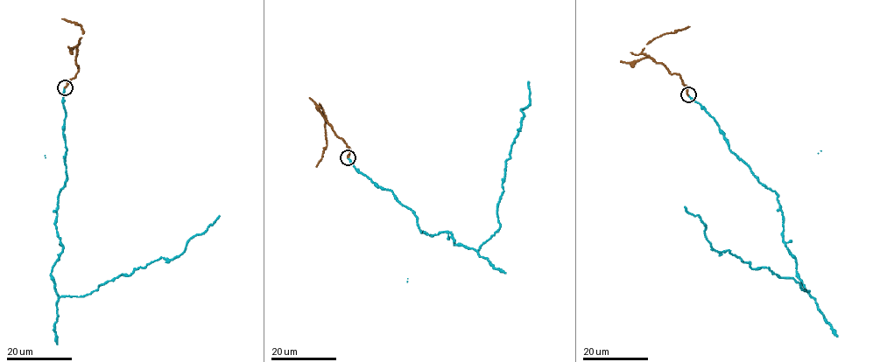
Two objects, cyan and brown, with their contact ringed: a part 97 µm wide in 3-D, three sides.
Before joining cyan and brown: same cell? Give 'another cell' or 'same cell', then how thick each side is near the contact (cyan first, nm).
same cell; 170 nm thick on the cyan side, 220 nm on the other

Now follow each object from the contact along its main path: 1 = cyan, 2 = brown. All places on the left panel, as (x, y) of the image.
1: (65, 87), (66, 177), (55, 226), (63, 249), (51, 278), (59, 296), (84, 296), (174, 259), (219, 215)
2: (65, 87), (75, 77), (78, 68), (76, 48), (83, 33), (80, 24), (61, 18)

